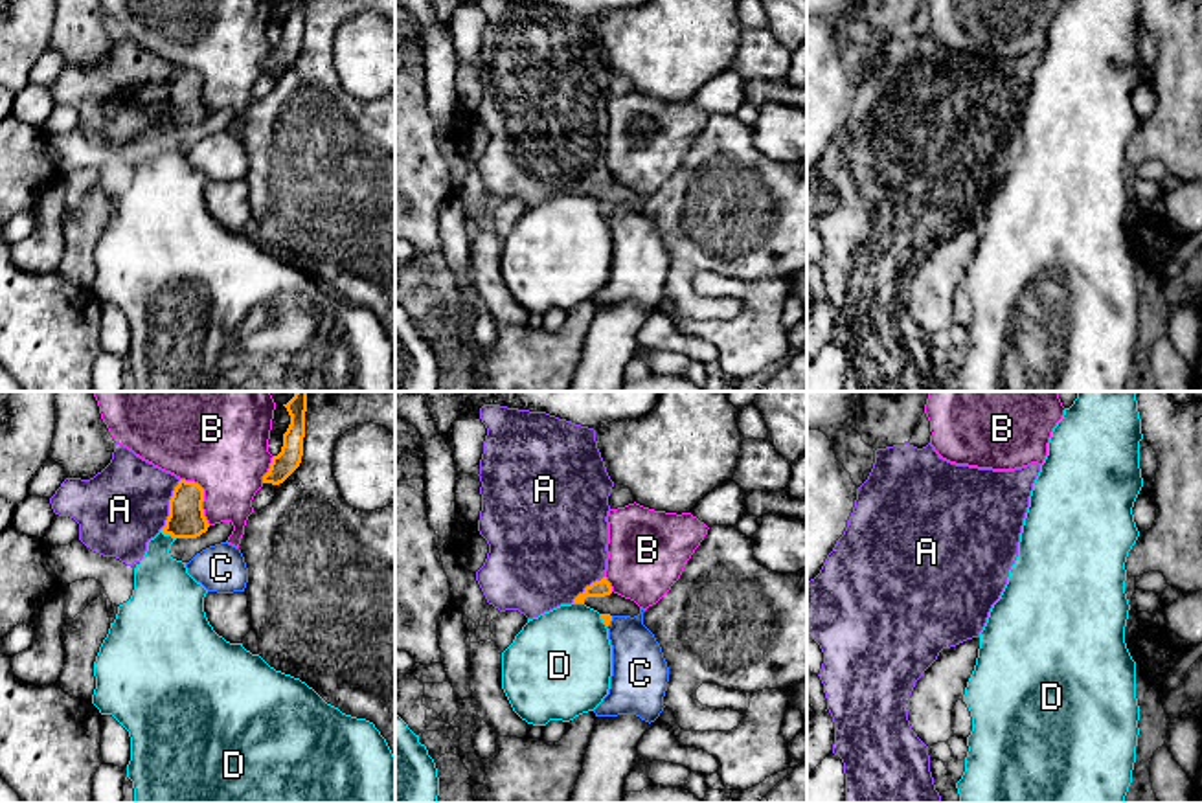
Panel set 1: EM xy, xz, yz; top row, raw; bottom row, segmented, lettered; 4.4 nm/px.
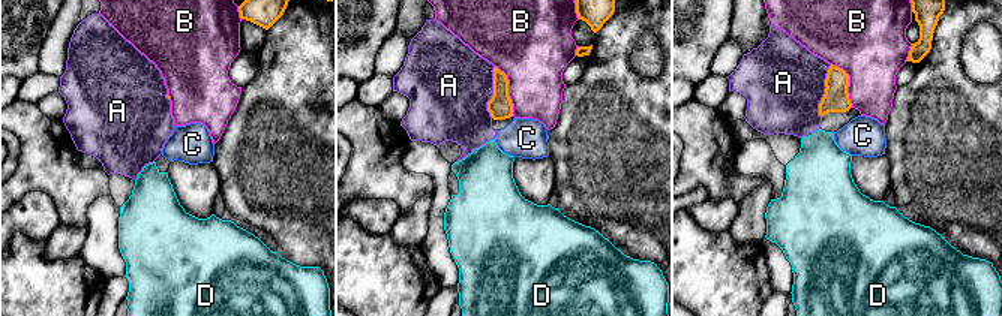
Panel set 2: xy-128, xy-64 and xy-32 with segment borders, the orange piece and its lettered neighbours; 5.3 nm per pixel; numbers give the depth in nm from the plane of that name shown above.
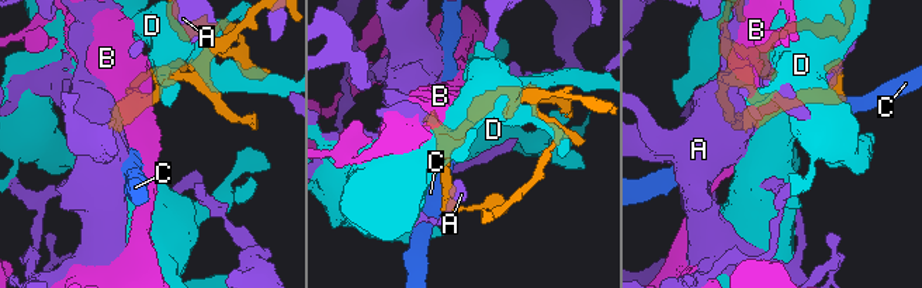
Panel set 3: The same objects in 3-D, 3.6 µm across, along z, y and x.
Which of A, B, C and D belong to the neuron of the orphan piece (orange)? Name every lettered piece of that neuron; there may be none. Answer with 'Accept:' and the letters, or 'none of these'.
Accept: A

